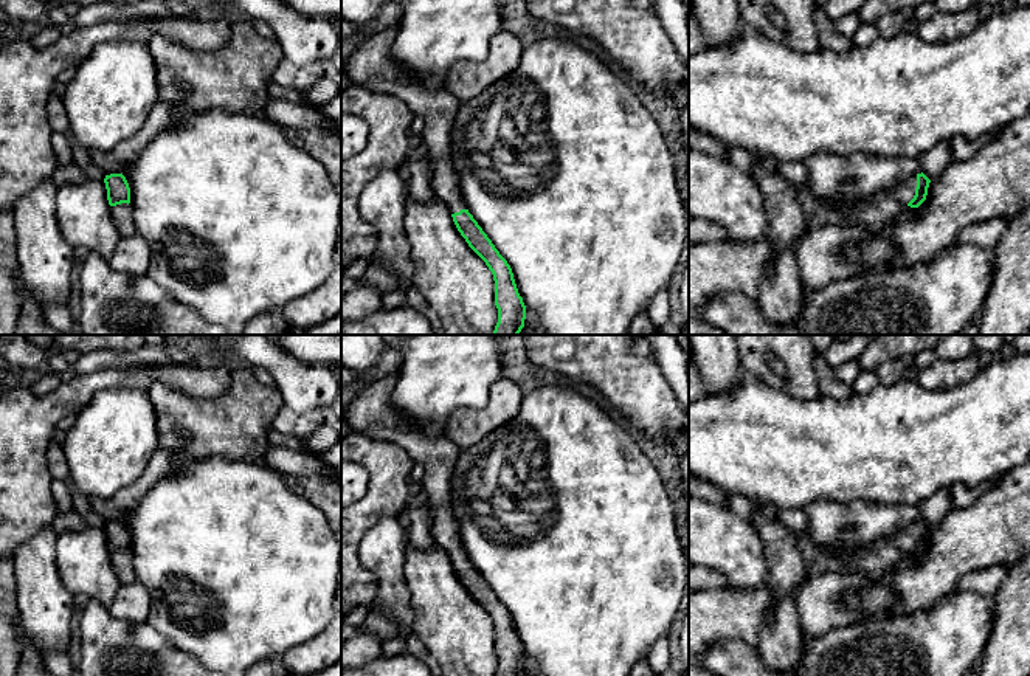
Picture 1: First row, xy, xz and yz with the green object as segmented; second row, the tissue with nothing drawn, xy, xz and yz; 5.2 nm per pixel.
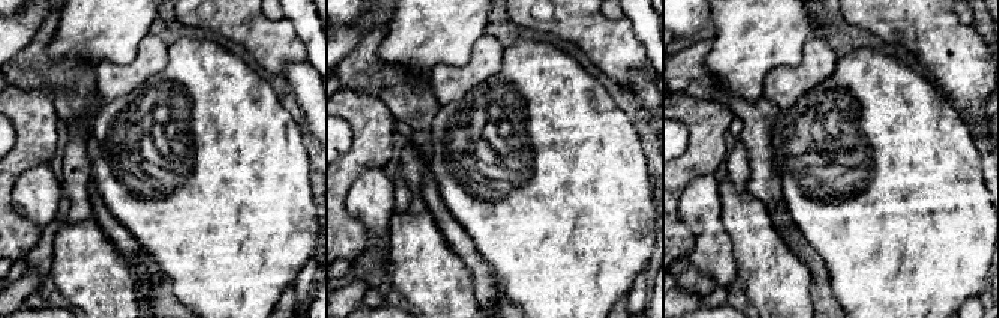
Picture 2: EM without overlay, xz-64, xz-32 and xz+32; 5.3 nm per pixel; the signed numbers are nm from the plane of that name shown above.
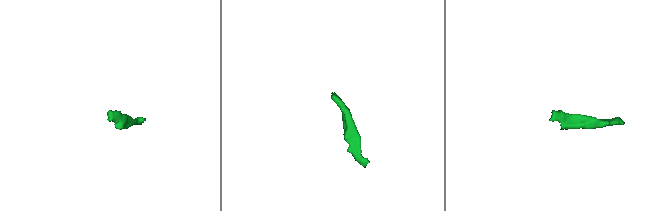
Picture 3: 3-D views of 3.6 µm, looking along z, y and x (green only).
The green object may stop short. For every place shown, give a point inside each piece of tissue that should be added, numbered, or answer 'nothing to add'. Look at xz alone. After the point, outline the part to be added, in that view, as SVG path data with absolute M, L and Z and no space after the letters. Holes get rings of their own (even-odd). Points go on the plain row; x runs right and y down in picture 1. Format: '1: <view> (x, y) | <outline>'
1: xz (371, 413) | M397 372L369 385L347 405L343 420L351 426L351 433L397 443L414 464L423 467L422 488L433 509L431 538L451 561L459 560L465 557L465 550L458 538L458 523L451 510L451 473L461 448L445 431L428 436L394 409L391 394L396 381Z

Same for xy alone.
1: xy (123, 562) | M130 550L110 554L110 560L121 585L129 585L137 580L137 574L133 569L133 555Z

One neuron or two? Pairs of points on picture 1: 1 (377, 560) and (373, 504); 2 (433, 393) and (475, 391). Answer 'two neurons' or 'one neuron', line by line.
1: two neurons
2: one neuron

